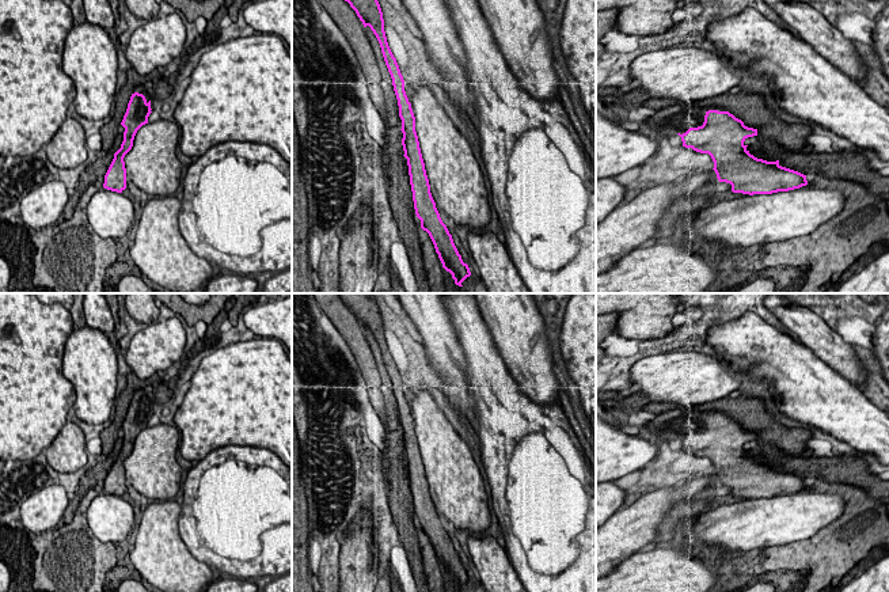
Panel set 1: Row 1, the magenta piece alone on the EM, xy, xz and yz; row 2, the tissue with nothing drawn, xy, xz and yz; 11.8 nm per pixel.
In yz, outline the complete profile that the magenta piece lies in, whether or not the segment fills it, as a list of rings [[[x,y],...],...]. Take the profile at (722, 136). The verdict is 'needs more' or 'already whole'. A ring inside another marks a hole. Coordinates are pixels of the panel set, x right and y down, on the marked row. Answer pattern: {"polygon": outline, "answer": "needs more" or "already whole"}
{"polygon": [[[708,110],[702,126],[680,134],[683,147],[708,153],[719,182],[732,185],[733,193],[772,194],[808,185],[806,175],[749,153],[744,141],[757,136],[729,111]]], "answer": "already whole"}

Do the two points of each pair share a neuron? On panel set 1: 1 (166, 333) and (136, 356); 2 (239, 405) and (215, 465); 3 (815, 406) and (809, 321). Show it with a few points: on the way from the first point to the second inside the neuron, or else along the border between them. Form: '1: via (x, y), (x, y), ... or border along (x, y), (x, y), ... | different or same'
1: via (159, 340), (143, 356) | same
2: border along (254, 447), (220, 446), (194, 463) | different
3: border along (790, 331), (835, 370) | different

